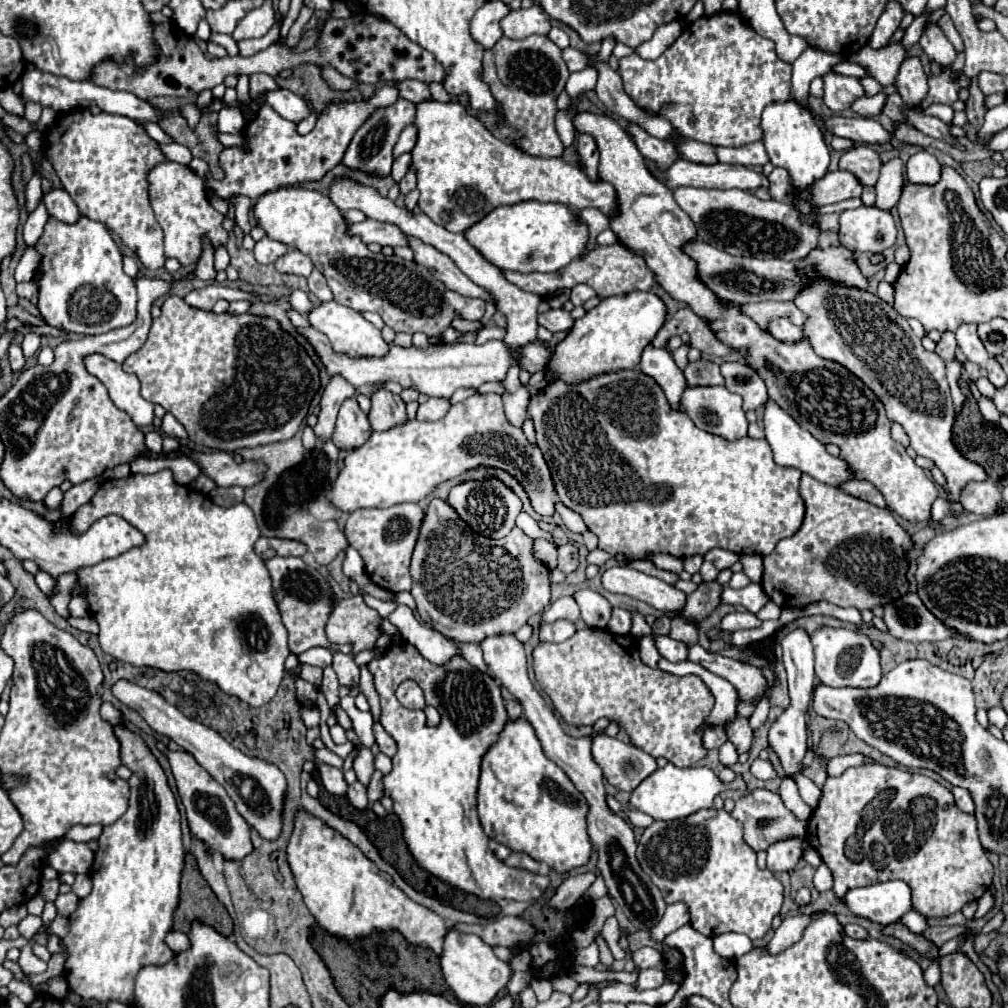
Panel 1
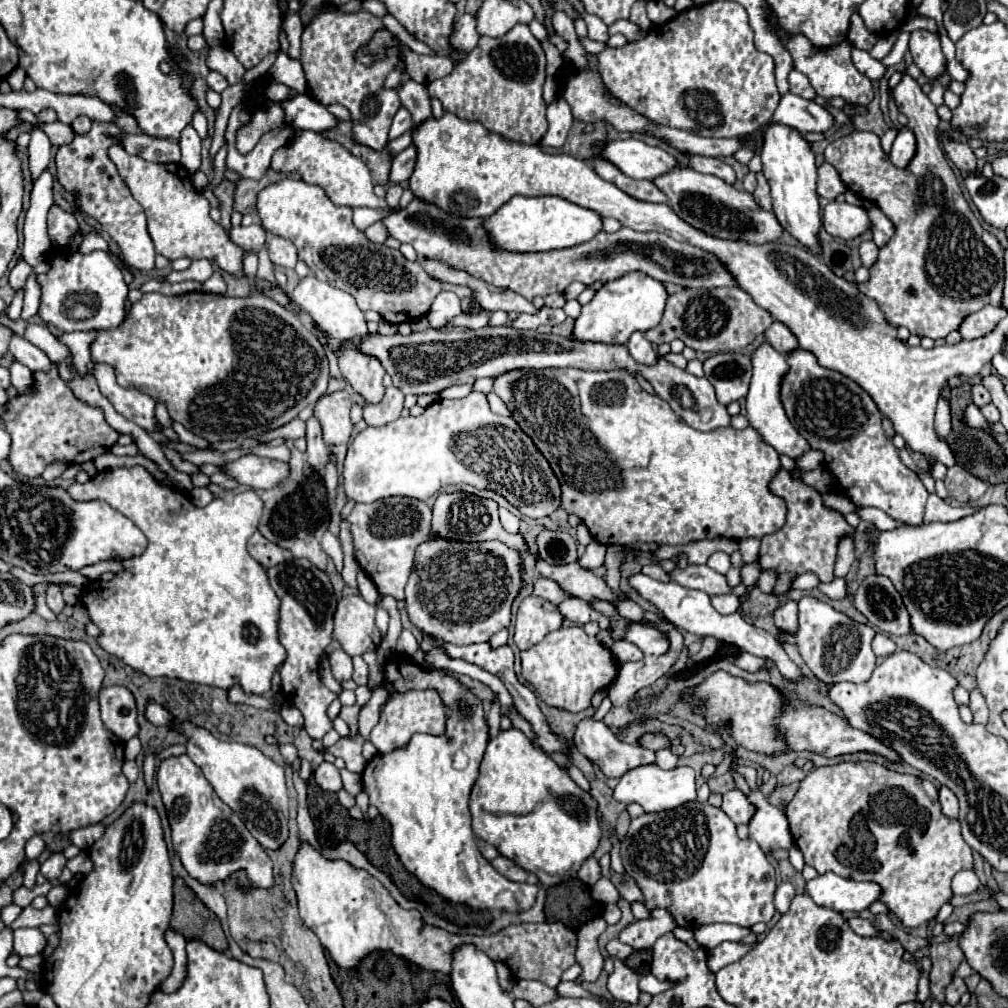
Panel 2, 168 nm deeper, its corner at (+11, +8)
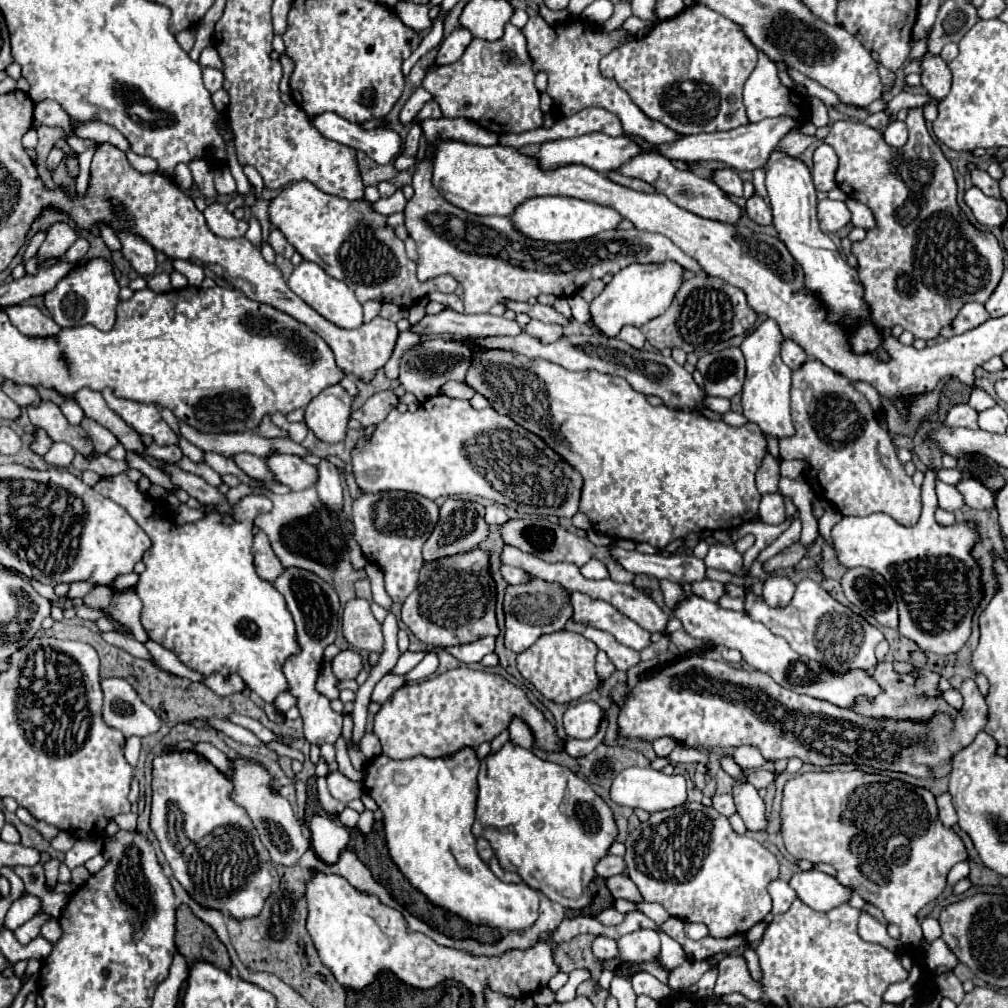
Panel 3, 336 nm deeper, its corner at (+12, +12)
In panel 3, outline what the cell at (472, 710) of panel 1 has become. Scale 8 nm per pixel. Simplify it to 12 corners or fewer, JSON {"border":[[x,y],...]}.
{"border":[[376,756],[388,852],[434,906],[526,932],[472,834],[478,758]]}

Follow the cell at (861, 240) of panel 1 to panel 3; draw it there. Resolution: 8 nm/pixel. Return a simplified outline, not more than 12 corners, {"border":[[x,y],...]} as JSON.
{"border":[[836,200],[818,202],[822,232],[838,232],[850,222],[850,210]]}

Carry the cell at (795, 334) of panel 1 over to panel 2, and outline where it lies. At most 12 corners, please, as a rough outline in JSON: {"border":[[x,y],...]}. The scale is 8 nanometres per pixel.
{"border":[[773,322],[765,340],[781,354],[799,346],[785,324]]}

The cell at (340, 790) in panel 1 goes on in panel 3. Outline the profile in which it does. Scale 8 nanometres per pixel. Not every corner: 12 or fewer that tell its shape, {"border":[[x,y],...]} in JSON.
{"border":[[340,772],[330,774],[328,790],[346,802],[364,794],[364,784],[352,782]]}

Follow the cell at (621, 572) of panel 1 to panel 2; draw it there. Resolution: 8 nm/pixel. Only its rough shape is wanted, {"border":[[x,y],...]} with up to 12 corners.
{"border":[[645,574],[629,584],[677,628],[713,636],[761,658],[785,678],[803,674],[779,640],[705,592]]}

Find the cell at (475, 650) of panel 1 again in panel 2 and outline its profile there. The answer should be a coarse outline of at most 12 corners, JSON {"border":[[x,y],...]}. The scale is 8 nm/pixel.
{"border":[[495,694],[487,712],[491,738],[501,732],[501,704]]}

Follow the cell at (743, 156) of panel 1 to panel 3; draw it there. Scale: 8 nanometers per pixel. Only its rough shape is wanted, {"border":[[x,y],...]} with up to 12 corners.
{"border":[[530,16],[522,32],[534,72],[562,116],[602,106],[626,134],[674,142],[646,118],[602,56],[632,38],[572,18]]}

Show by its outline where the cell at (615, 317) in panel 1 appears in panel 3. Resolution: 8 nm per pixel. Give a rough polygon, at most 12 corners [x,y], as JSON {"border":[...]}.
{"border":[[676,262],[630,264],[590,304],[618,336],[664,314],[682,286]]}

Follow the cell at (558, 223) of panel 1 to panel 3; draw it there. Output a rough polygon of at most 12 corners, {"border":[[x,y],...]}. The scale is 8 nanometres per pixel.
{"border":[[564,196],[520,204],[512,222],[544,242],[578,242],[624,216]]}

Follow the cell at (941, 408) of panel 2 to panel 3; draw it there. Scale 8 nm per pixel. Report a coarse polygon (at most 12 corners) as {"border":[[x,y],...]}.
{"border":[[848,516],[832,528],[846,568],[894,588],[898,632],[954,654],[982,598],[972,522]]}

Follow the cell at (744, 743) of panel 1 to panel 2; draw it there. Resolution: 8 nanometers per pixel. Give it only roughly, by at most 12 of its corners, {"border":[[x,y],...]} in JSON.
{"border":[[735,762],[753,788],[749,800],[757,812],[749,822],[749,838],[765,854],[789,850],[793,836],[787,816],[757,790],[755,770]]}

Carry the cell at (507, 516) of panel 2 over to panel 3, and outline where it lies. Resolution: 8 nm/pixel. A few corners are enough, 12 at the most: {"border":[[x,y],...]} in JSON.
{"border":[[496,504],[486,506],[488,524],[504,524],[506,512]]}

